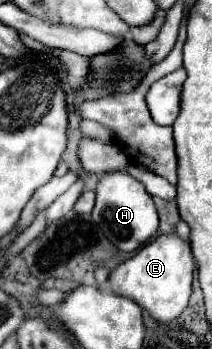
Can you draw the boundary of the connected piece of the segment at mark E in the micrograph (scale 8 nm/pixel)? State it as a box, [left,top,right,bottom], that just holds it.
[109,235,195,323]

